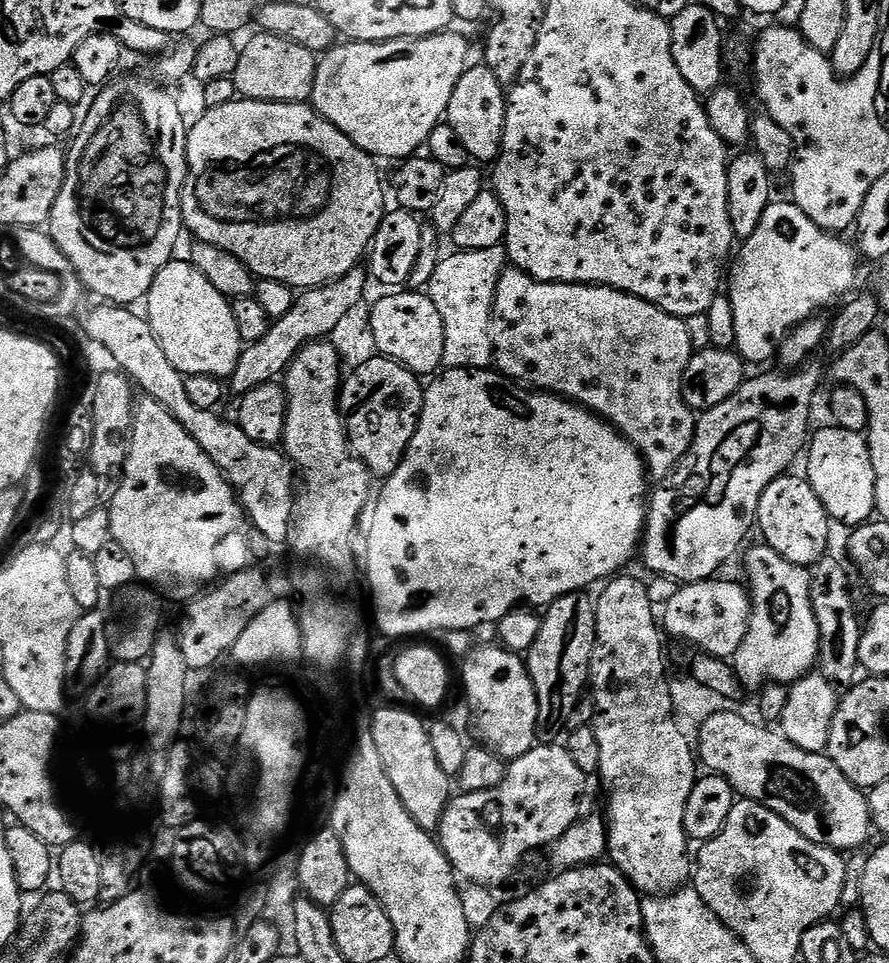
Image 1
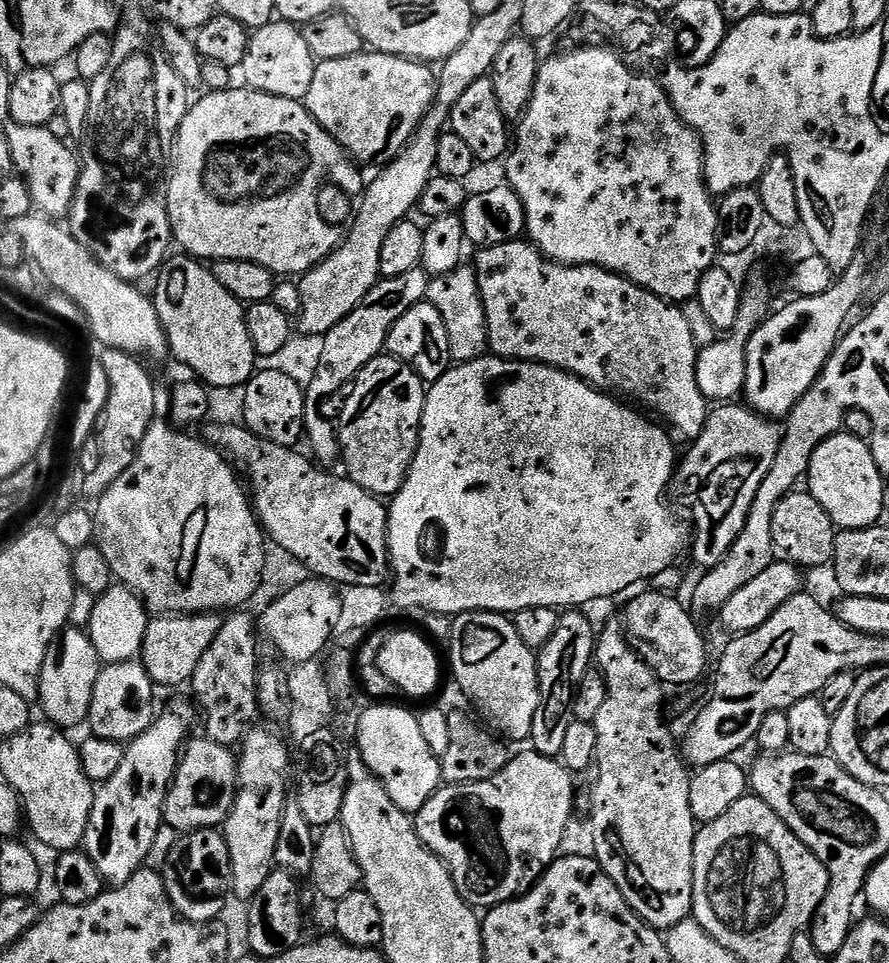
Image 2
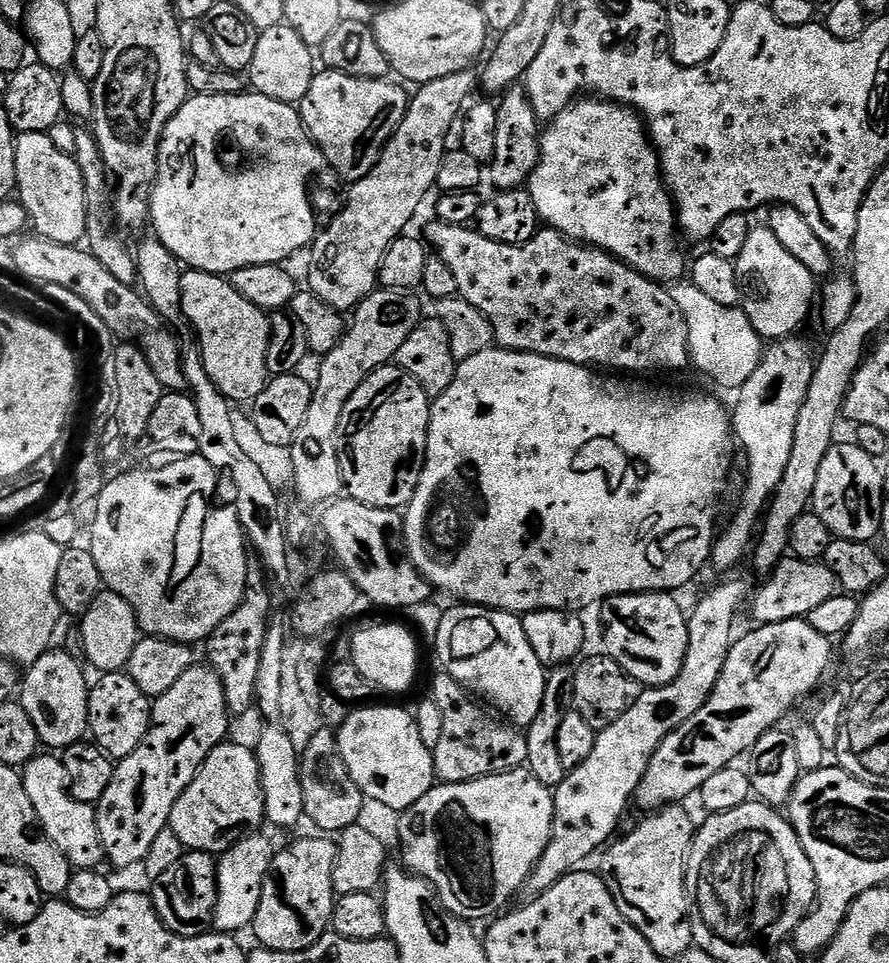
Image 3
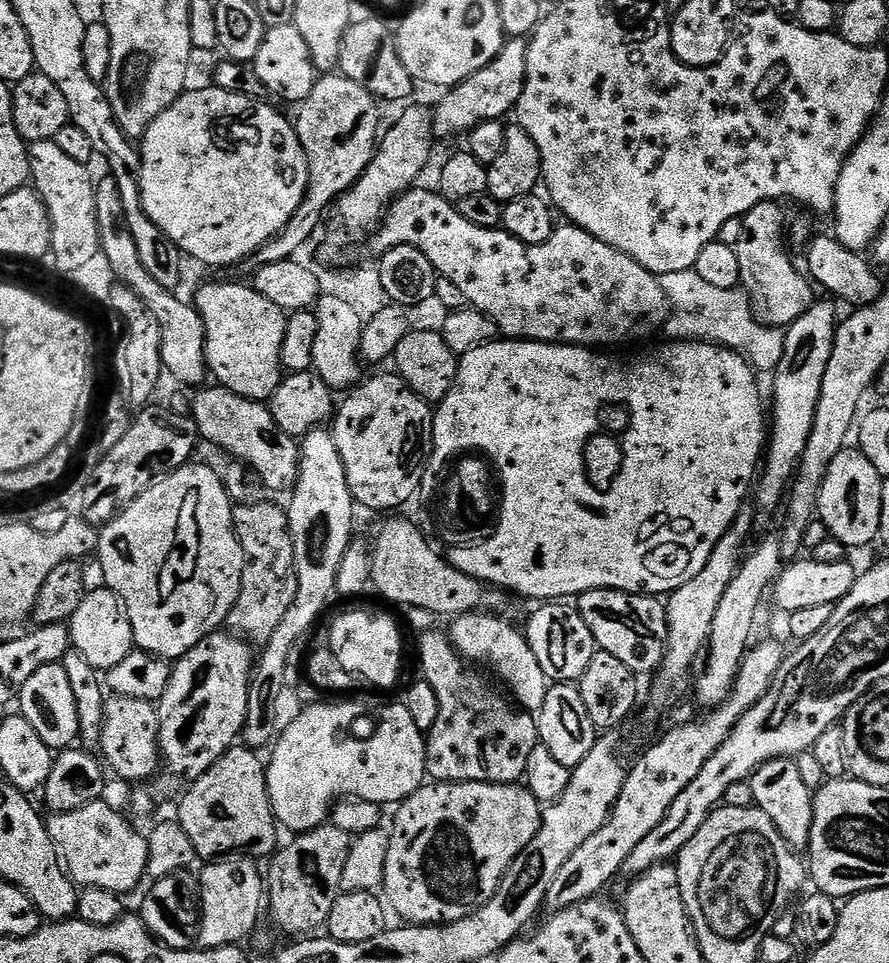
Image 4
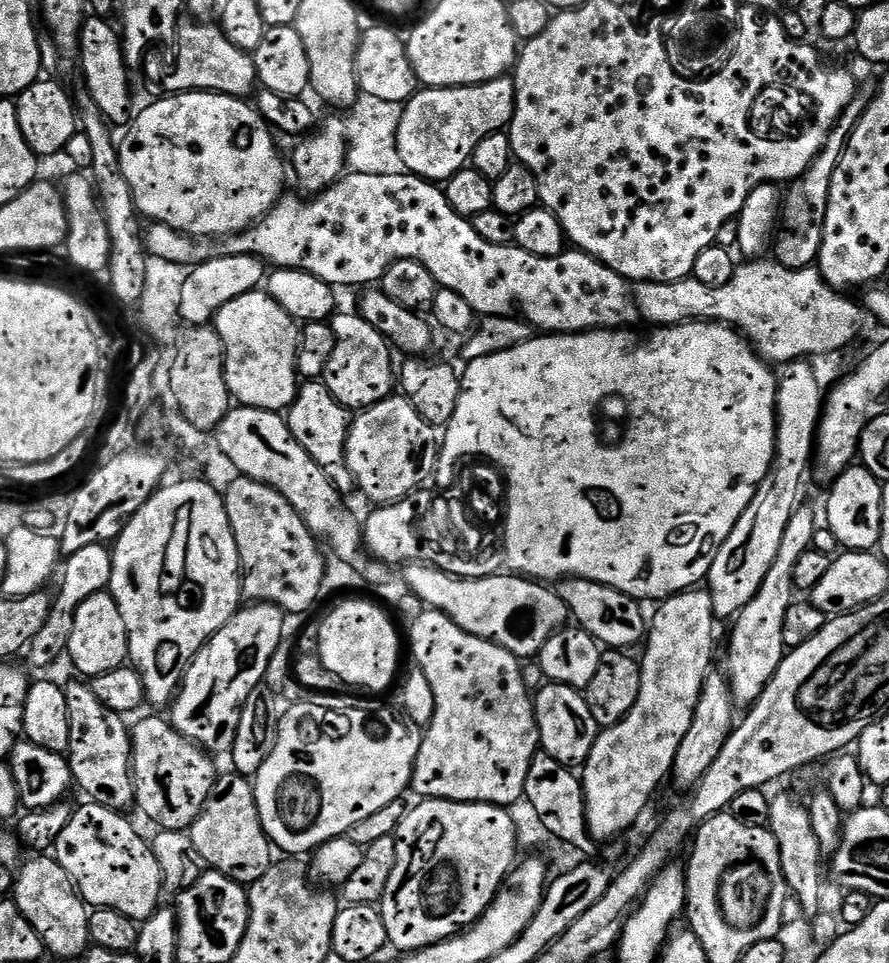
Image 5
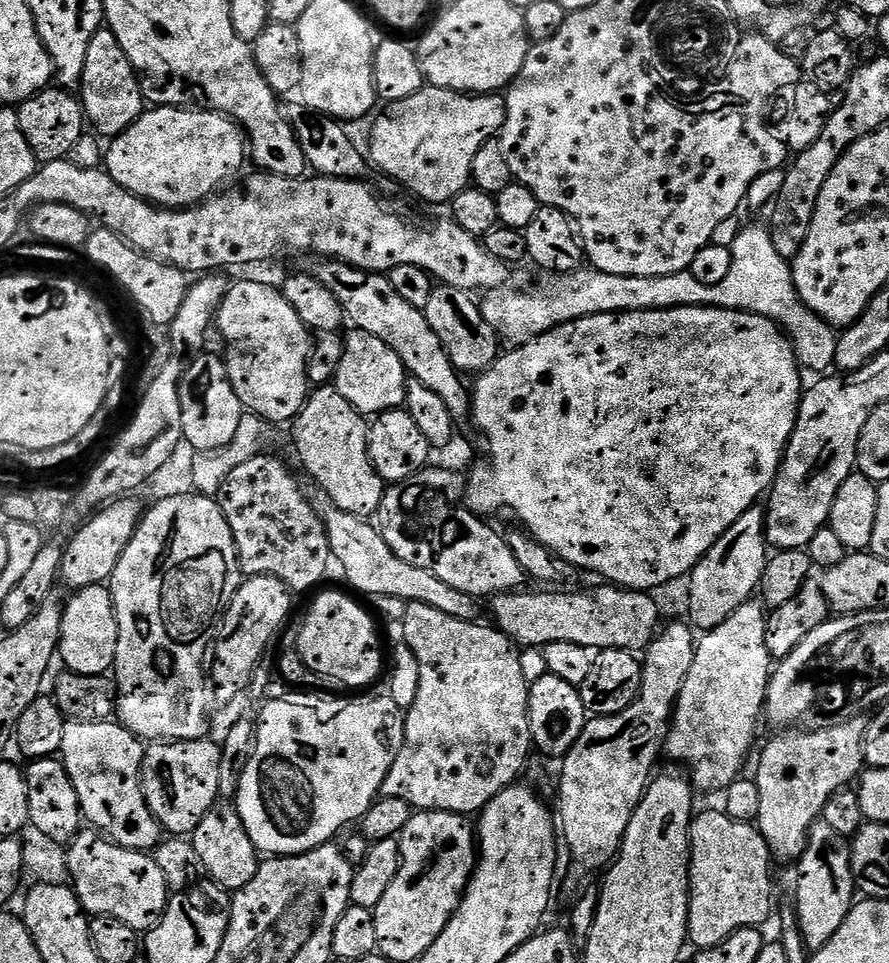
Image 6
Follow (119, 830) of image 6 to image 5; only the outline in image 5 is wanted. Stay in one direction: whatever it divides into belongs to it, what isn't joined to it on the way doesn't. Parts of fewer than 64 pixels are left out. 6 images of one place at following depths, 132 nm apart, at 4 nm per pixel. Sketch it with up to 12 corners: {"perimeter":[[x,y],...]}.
{"perimeter":[[91,683],[63,685],[75,787],[134,800],[129,725]]}

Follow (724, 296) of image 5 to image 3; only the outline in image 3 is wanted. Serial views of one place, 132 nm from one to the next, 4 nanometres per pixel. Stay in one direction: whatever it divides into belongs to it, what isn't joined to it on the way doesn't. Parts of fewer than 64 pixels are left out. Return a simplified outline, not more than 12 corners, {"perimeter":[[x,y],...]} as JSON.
{"perimeter":[[684,278],[670,291],[688,327],[691,367],[743,378],[765,341],[743,307]]}

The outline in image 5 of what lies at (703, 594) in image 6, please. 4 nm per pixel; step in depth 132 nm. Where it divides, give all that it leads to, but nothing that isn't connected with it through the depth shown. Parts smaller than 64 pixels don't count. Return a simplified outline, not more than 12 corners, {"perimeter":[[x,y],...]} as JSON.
{"perimeter":[[793,360],[776,381],[776,448],[708,565],[717,617],[758,592],[797,510],[822,415]]}

